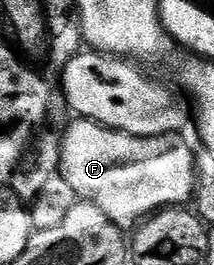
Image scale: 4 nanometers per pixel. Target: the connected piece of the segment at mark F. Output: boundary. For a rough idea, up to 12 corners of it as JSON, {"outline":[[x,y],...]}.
{"outline":[[80,118],[60,175],[123,229],[189,204],[196,151]]}

